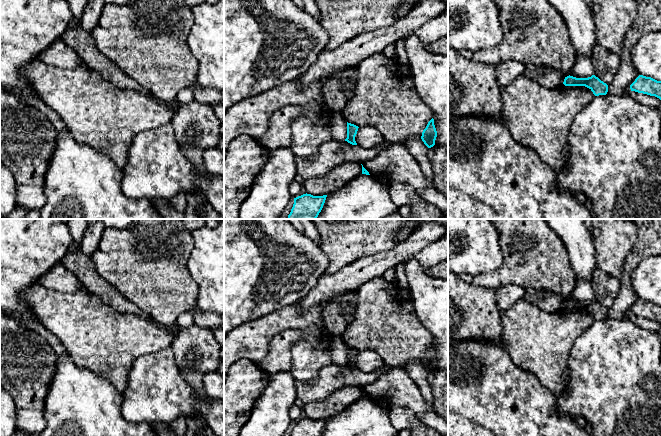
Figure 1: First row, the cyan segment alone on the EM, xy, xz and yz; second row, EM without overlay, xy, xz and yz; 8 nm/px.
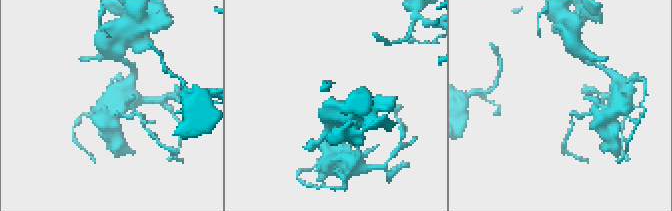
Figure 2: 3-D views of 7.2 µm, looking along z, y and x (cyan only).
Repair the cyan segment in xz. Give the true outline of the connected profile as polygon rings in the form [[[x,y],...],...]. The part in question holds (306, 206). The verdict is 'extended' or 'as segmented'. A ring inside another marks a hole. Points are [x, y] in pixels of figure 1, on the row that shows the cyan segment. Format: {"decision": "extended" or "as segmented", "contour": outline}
{"decision": "as segmented", "contour": [[[303,194],[294,198],[294,204],[287,219],[316,219],[321,212],[327,195]]]}

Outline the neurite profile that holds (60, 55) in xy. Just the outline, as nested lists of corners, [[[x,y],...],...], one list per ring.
[[[62,39],[55,41],[49,48],[40,53],[38,60],[61,69],[81,67],[81,57]]]

